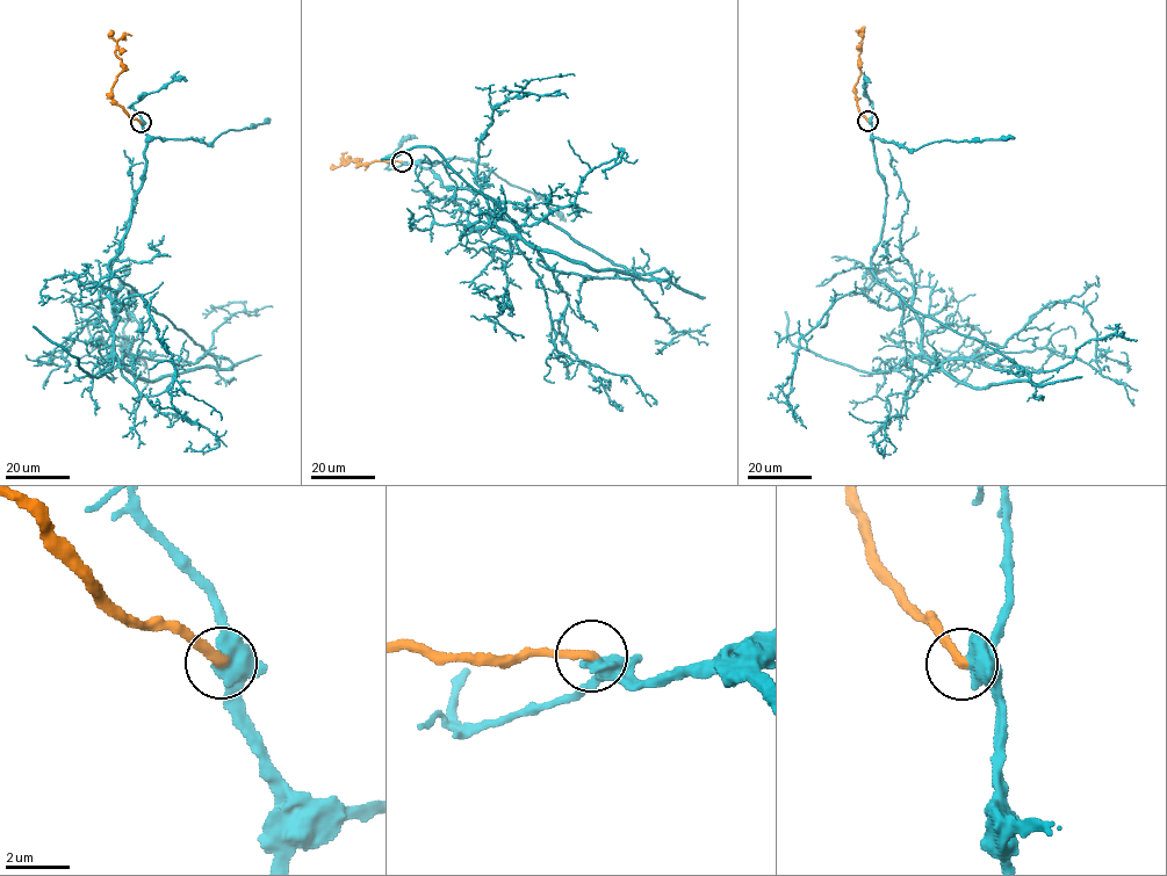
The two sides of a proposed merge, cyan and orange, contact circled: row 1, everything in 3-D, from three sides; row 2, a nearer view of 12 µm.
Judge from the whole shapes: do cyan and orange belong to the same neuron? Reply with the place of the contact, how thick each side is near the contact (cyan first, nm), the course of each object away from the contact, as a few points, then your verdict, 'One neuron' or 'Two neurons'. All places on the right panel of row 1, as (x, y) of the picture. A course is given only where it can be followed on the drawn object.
Place: (867, 121). Thickness 480 nm (cyan) against 300 nm. Course of cyan: (867, 121), (887, 194), (872, 270), (915, 312), (922, 353), (992, 353), (1070, 302), (1096, 355), (1121, 353). Course of orange: (867, 121), (856, 103), (854, 88), (861, 75), (862, 38), (857, 33). One neuron

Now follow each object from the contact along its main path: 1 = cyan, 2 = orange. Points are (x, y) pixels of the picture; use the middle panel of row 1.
1: (402, 161), (433, 169), (455, 189), (449, 198), (538, 251), (568, 298), (561, 333), (619, 405), (609, 402)
2: (402, 161), (373, 160), (358, 166), (357, 160), (340, 164), (347, 152)

